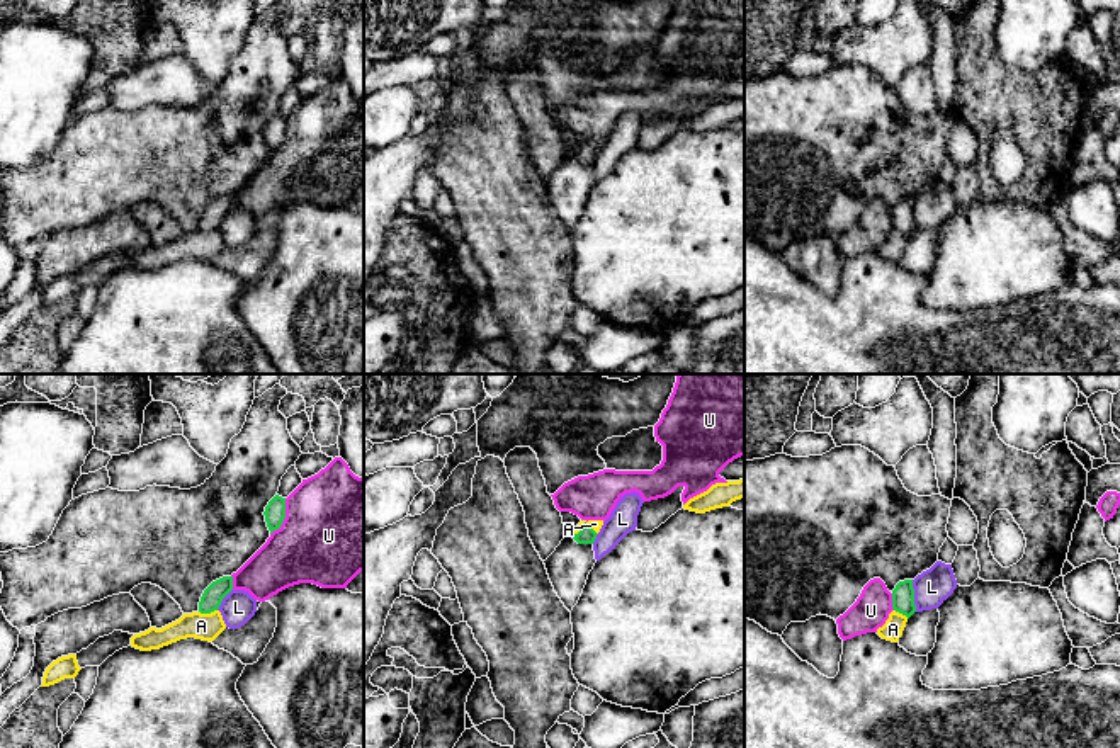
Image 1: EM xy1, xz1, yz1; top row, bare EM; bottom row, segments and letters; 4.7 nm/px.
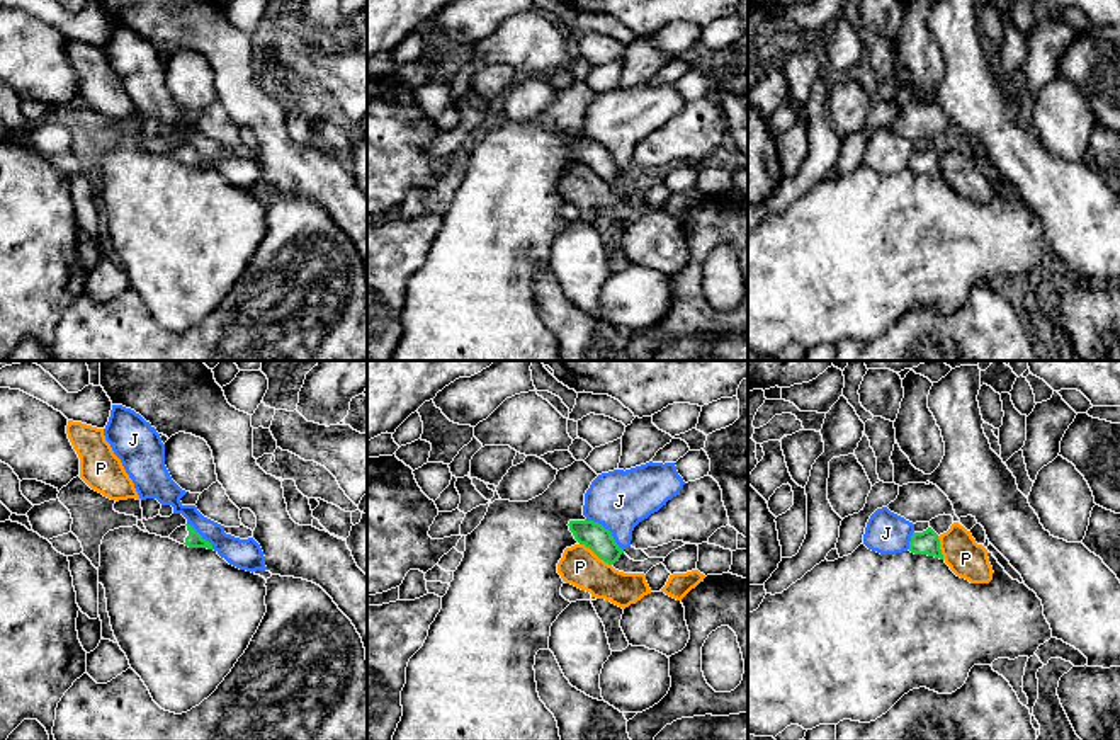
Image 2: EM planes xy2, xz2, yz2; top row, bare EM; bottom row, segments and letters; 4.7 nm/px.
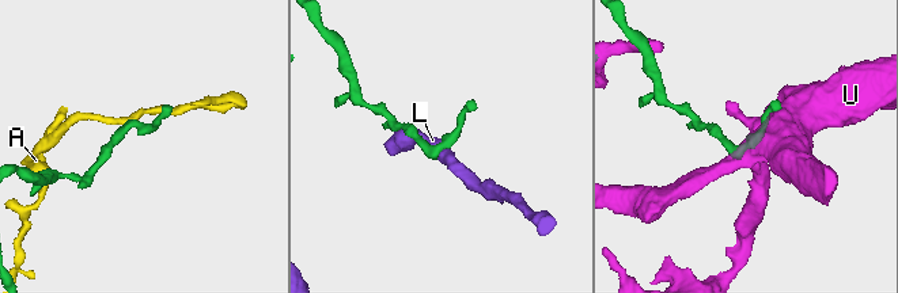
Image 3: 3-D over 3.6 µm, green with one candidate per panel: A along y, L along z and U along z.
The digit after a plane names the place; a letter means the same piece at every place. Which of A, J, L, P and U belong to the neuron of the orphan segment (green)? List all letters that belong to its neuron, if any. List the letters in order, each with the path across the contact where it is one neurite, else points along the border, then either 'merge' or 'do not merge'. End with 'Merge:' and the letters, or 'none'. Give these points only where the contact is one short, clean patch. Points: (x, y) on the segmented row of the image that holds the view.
A: along xz1 (597, 532), (585, 524), (573, 536) | do not merge
J: along xz2 (585, 519), (600, 523), (622, 550) | do not merge
L: do not merge
P: do not merge
U: do not merge
Merge: none

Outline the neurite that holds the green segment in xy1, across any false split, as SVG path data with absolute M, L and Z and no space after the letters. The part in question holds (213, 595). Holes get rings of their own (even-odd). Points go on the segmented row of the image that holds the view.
M223 576L212 581L202 593L199 602L201 614L211 614L219 609L223 598L233 590L233 576Z

